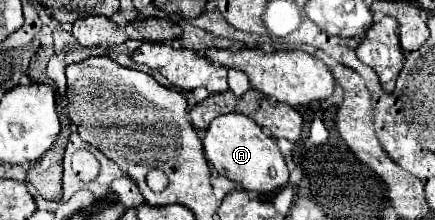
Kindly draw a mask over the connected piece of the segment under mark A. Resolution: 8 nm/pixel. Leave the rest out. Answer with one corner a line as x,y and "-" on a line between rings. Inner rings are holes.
228,113
216,117
202,139
204,155
214,165
214,169
240,183
244,191
258,191
258,193
274,193
288,183
288,169
280,149
276,147
276,139
268,137
250,117
240,113

